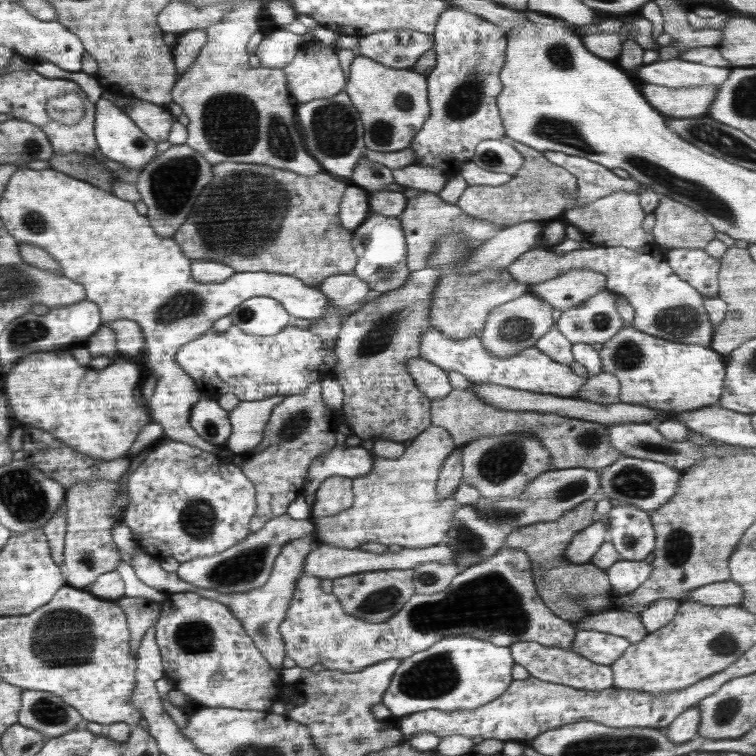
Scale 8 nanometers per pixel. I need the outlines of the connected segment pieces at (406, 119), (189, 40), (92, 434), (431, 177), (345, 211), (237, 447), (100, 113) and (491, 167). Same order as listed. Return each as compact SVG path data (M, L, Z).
M356 54L350 65L345 90L360 112L365 146L372 151L391 153L408 148L431 113L424 74L412 68L390 68L360 54Z
M206 28L188 30L179 37L179 42L173 48L177 78L180 78L186 72L186 68L196 60L198 52L205 46L207 38Z
M44 352L44 354L29 354L22 357L14 368L4 377L4 388L8 398L8 408L17 421L17 425L34 425L48 434L54 434L60 442L82 452L94 460L114 460L128 456L130 446L136 442L140 430L146 424L152 423L150 409L148 409L147 390L142 399L134 398L136 388L140 388L140 372L138 366L132 362L111 362L108 367L97 370L90 366L78 364L70 352Z
M413 163L394 169L393 176L395 188L414 188L431 193L440 192L448 182L448 178L440 170Z
M354 184L347 185L340 203L339 214L342 227L354 232L362 222L366 221L369 213L369 192Z
M270 396L256 401L240 401L229 412L229 421L232 426L232 434L228 437L225 447L235 455L245 453L256 447L264 436L266 423L274 406L282 402L286 396Z
M104 97L98 99L95 104L94 134L98 149L106 160L120 162L124 170L142 171L142 168L146 168L154 158L158 158L158 154L161 154L156 151L157 142L146 136L124 110Z
M506 136L502 140L482 140L476 146L471 161L488 172L515 175L523 165L524 158L511 141Z

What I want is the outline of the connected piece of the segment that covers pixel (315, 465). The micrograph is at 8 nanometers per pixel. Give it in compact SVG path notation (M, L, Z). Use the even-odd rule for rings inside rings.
M336 431L336 444L328 454L314 460L308 468L309 474L304 482L304 494L312 494L326 478L346 476L357 478L368 475L374 466L375 454L362 445L346 446L347 436Z

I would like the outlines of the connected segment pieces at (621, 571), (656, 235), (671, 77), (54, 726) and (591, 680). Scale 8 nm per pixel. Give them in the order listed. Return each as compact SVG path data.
M618 560L604 569L614 594L619 597L636 590L652 573L652 564L642 561Z
M662 197L659 206L656 208L655 226L651 231L654 242L662 247L703 249L708 242L715 239L716 231L707 222L707 219L696 210L685 206L676 200Z
M660 60L650 64L642 64L640 68L636 68L636 71L630 73L635 79L641 78L645 82L658 84L658 86L668 86L668 88L688 88L688 86L720 86L728 73L730 73L731 67L716 67L714 65L698 64L688 62L687 60Z
M22 690L21 726L36 729L48 738L68 734L85 722L81 714L56 694L42 690Z
M514 642L508 647L510 647L514 662L523 666L540 681L563 684L563 686L570 686L578 691L602 691L614 687L614 675L610 665L596 664L588 658L576 654L572 649L543 645L539 642Z

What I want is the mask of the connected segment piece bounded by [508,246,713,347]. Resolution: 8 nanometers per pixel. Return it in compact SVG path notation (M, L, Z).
M624 246L596 247L561 254L536 248L519 256L508 268L513 280L528 284L550 281L569 271L601 273L606 278L605 288L626 298L634 308L632 328L666 341L710 347L713 328L703 308L702 294L670 269L666 257L660 257L660 248L654 250L651 246L643 250Z

